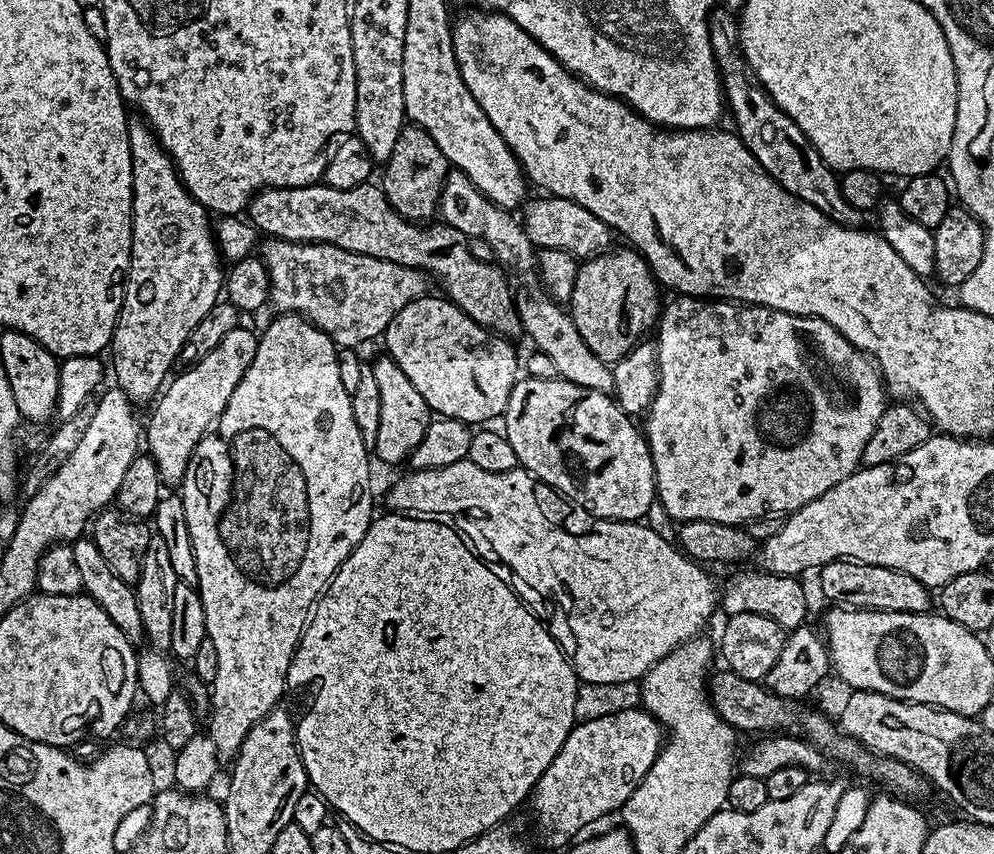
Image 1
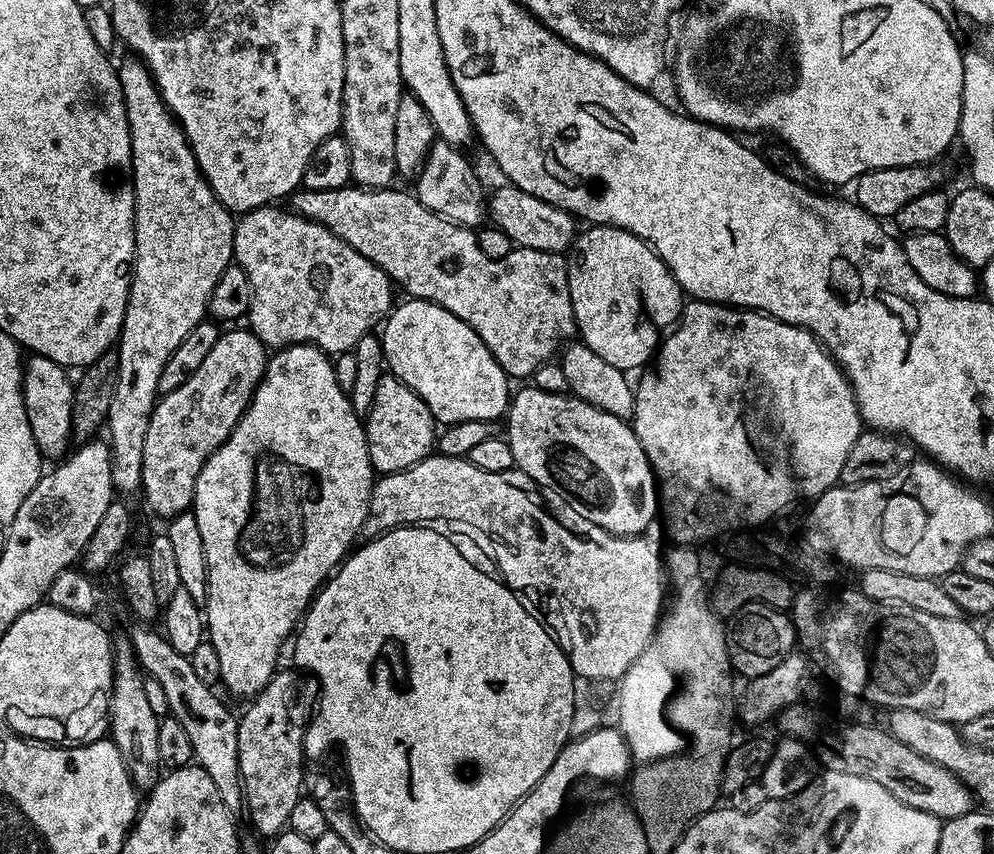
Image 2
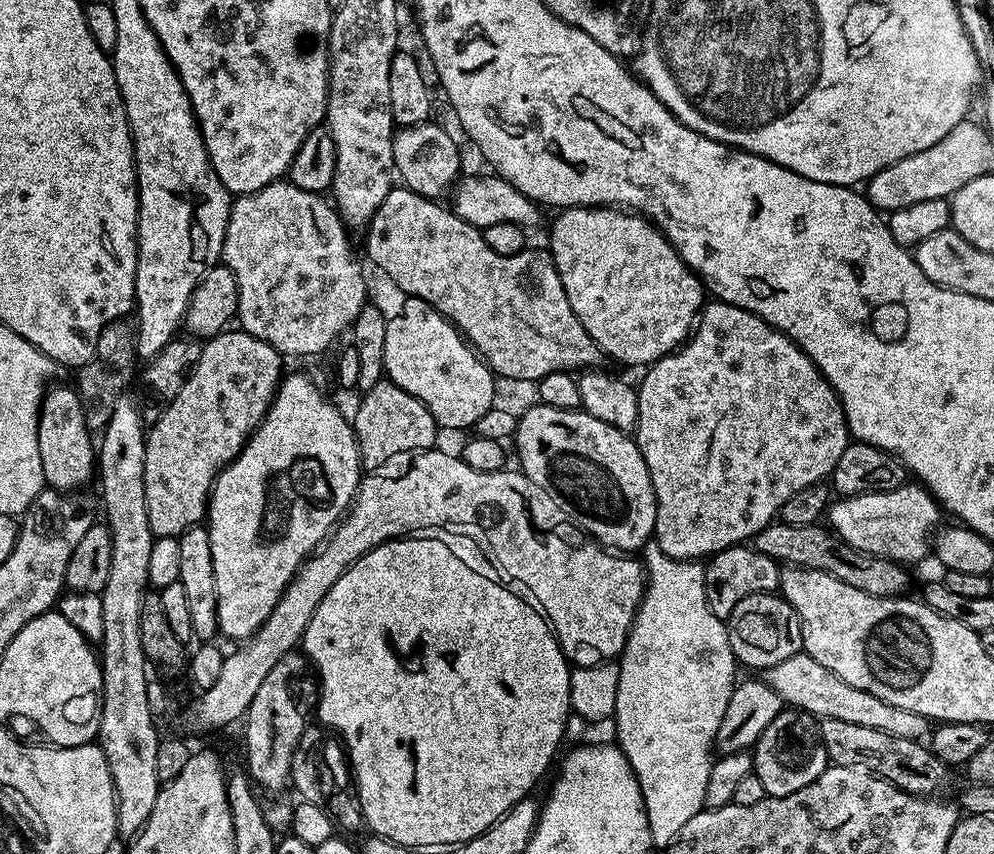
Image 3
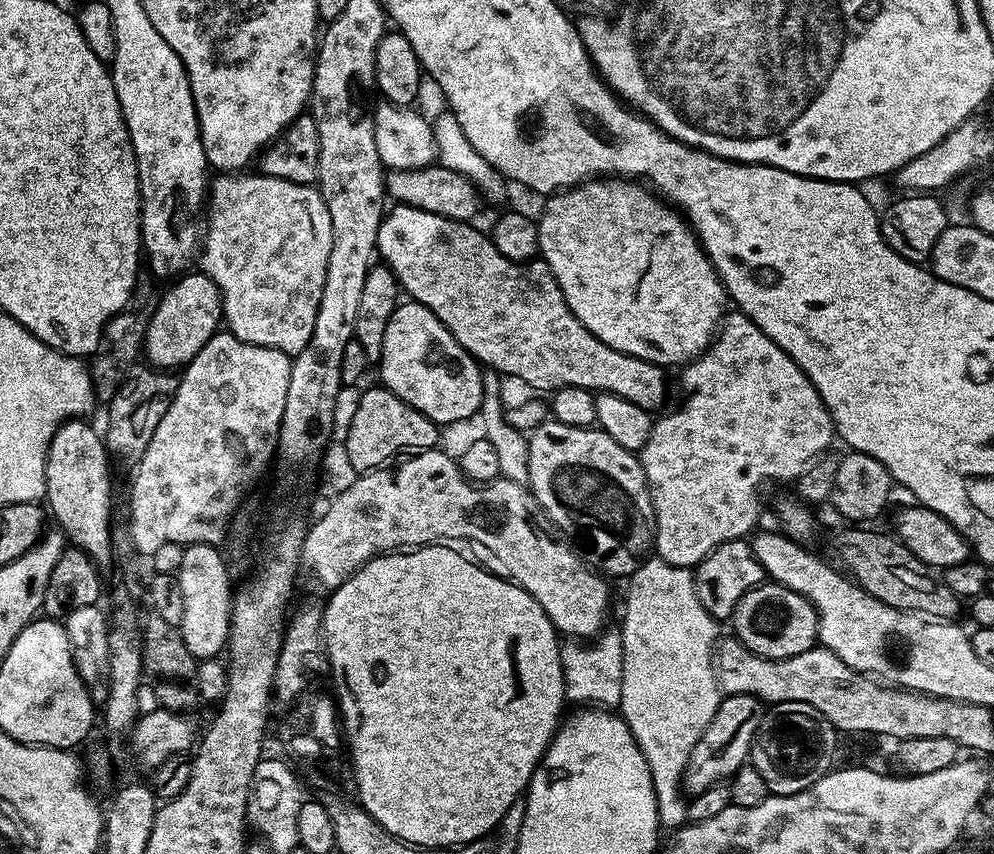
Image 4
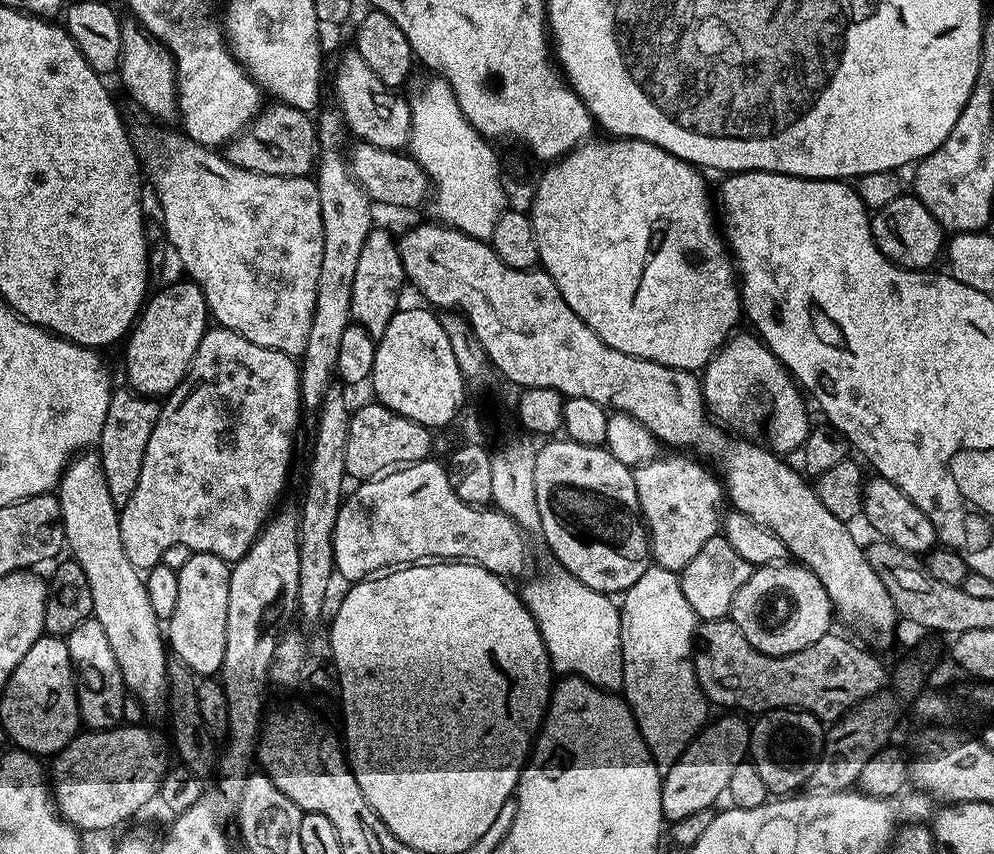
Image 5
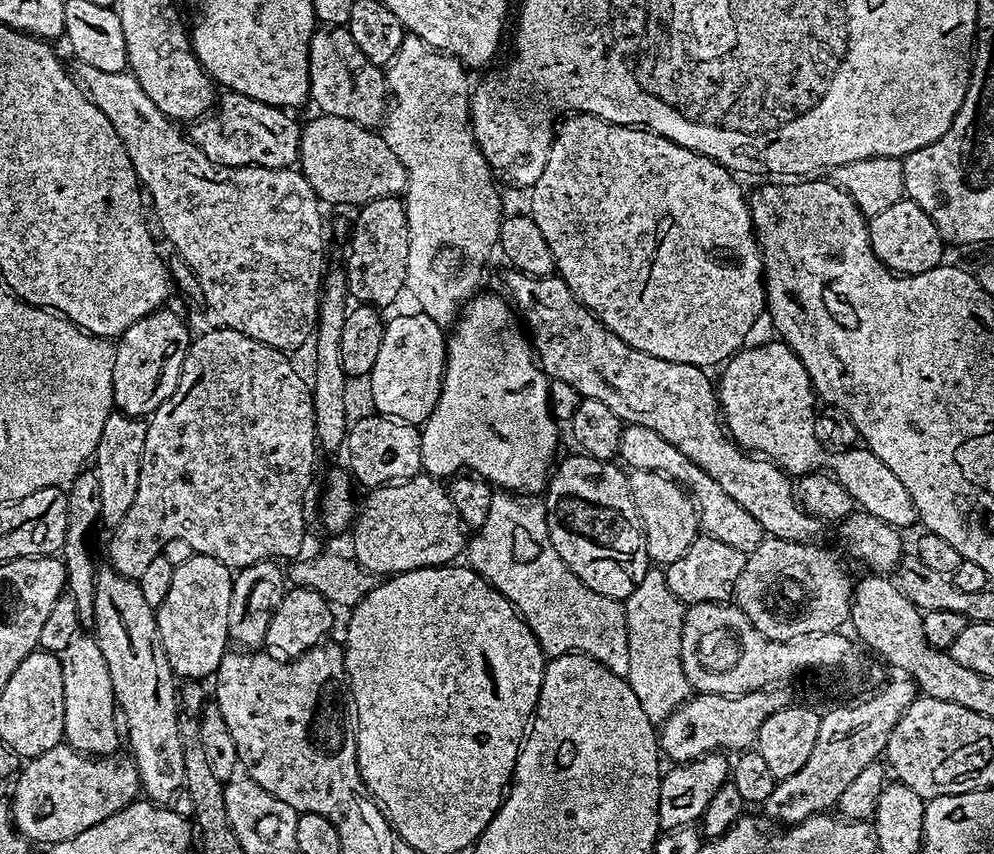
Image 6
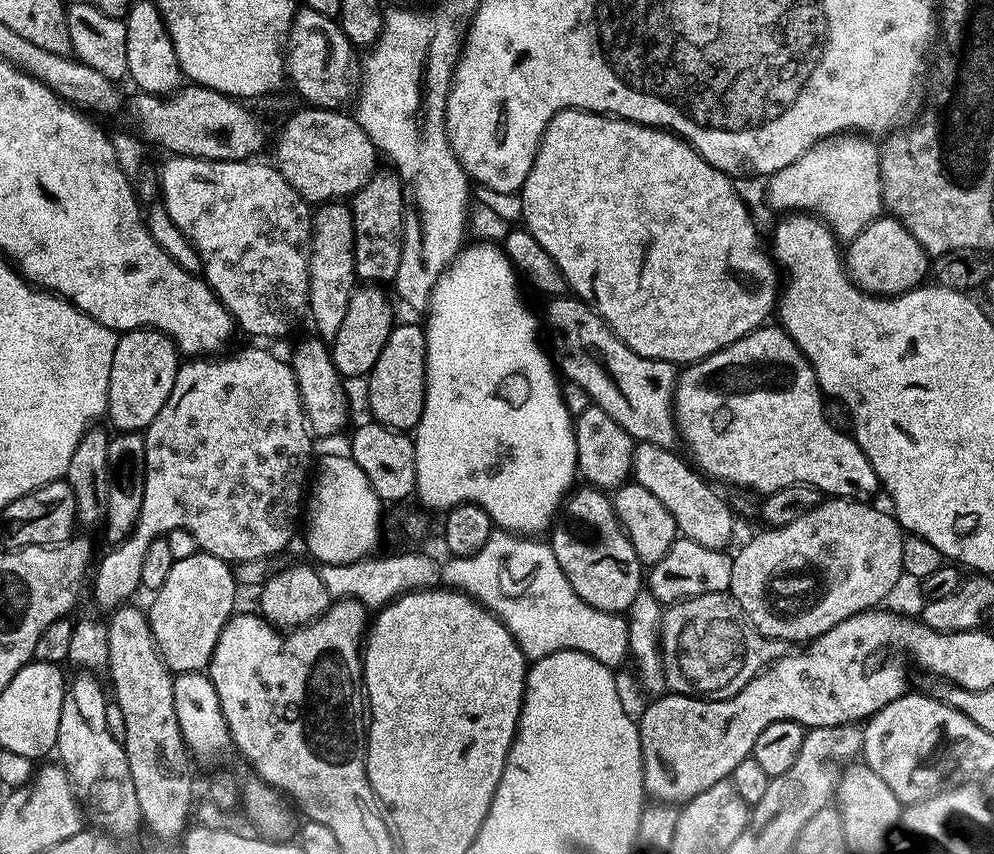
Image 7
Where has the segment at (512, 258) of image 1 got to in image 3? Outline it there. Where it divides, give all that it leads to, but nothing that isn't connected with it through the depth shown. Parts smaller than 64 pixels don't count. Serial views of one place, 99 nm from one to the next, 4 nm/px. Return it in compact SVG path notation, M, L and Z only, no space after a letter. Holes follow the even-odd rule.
M433 122L412 124L399 129L392 137L394 148L395 175L402 179L403 187L420 196L444 198L451 193L462 175L460 169L460 148L456 140L444 128Z

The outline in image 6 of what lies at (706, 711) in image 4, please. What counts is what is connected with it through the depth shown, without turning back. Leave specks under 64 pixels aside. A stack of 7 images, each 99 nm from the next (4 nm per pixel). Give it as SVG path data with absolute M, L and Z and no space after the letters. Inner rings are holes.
M650 570L641 578L634 594L623 601L623 606L630 646L630 670L626 679L646 718L653 726L659 726L690 696L690 685L680 661L685 605L670 594L663 571Z

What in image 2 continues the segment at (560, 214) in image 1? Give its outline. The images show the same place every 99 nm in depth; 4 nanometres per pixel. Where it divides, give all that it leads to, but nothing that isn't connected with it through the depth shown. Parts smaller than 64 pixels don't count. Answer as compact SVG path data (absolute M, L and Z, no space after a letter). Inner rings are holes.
M504 182L501 185L493 196L491 193L487 197L486 212L491 223L503 230L512 239L515 247L561 254L571 249L572 241L578 235L577 217L550 202L542 202L542 198L534 198L534 194L526 194L526 190L516 188L513 184Z

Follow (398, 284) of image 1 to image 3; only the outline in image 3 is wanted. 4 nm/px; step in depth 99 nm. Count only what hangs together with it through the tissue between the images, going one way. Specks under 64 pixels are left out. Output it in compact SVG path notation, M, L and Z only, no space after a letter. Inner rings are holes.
M277 182L266 185L265 188L248 195L237 195L232 202L230 218L226 226L226 238L224 239L224 255L222 262L234 274L234 282L238 284L238 306L236 316L239 327L248 332L254 338L274 346L277 352L288 356L316 356L319 352L324 352L340 335L347 333L351 329L354 318L364 309L366 301L369 299L368 288L364 285L364 272L360 269L360 264L356 261L356 256L352 253L352 246L348 242L350 236L349 229L344 227L340 217L333 205L318 192L307 192L290 182Z

